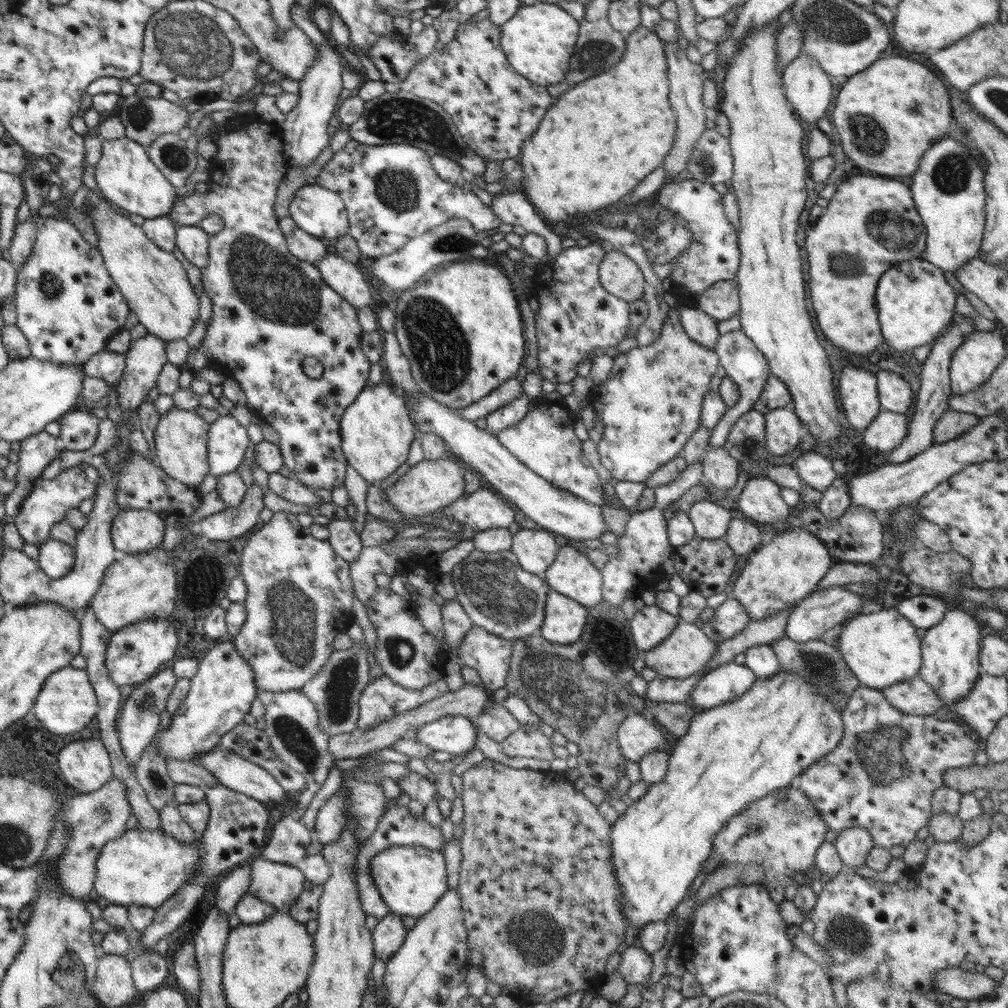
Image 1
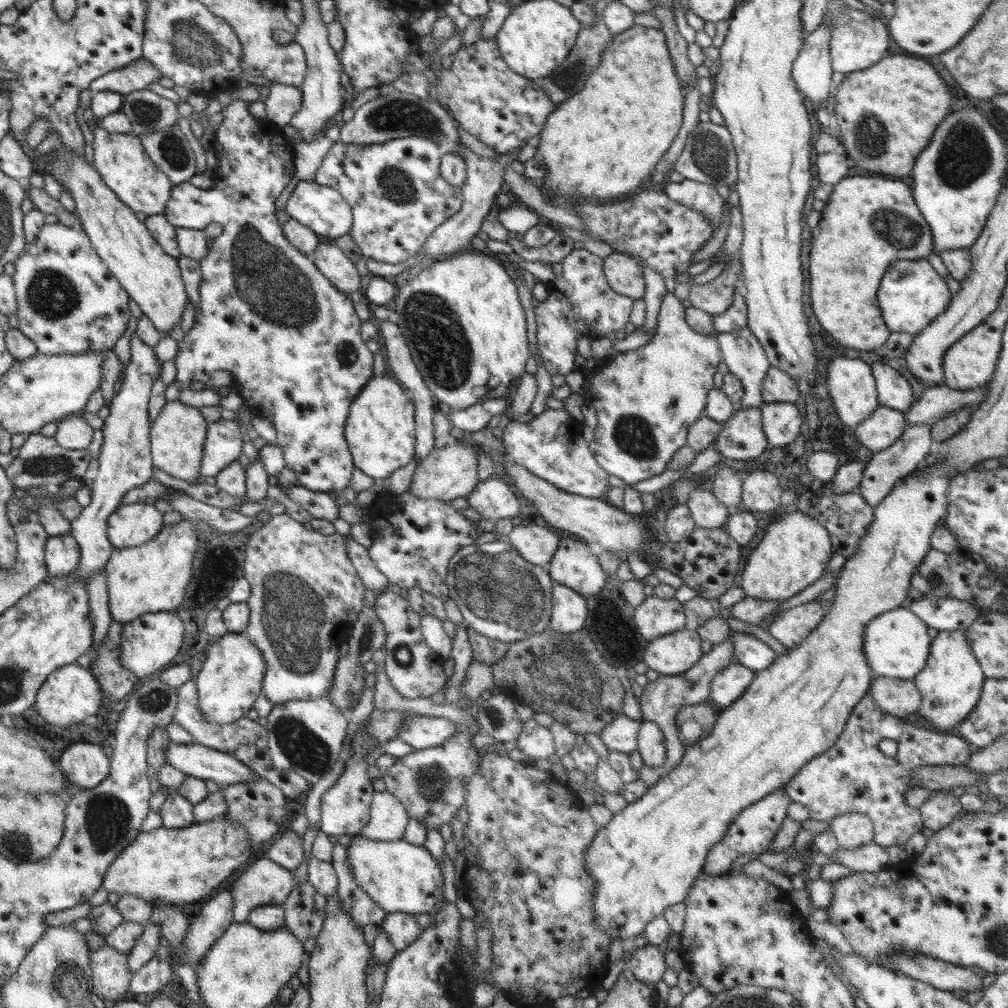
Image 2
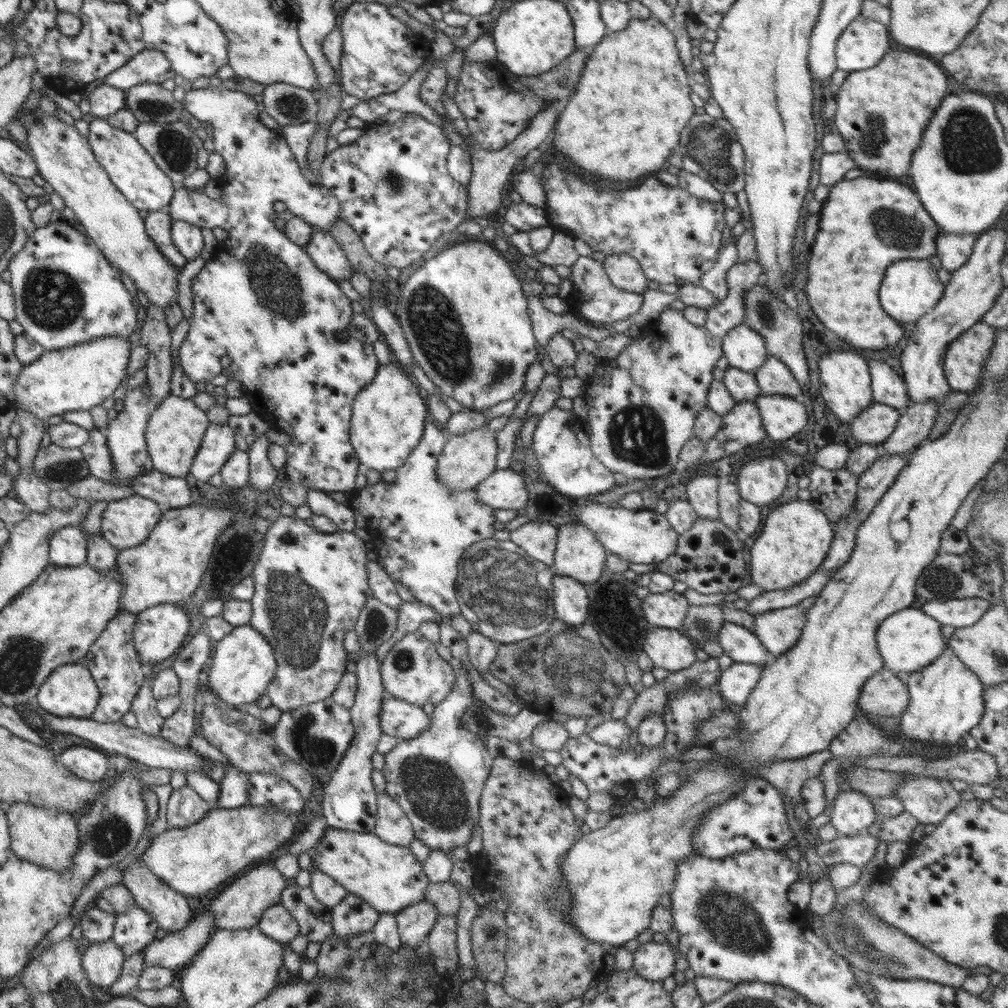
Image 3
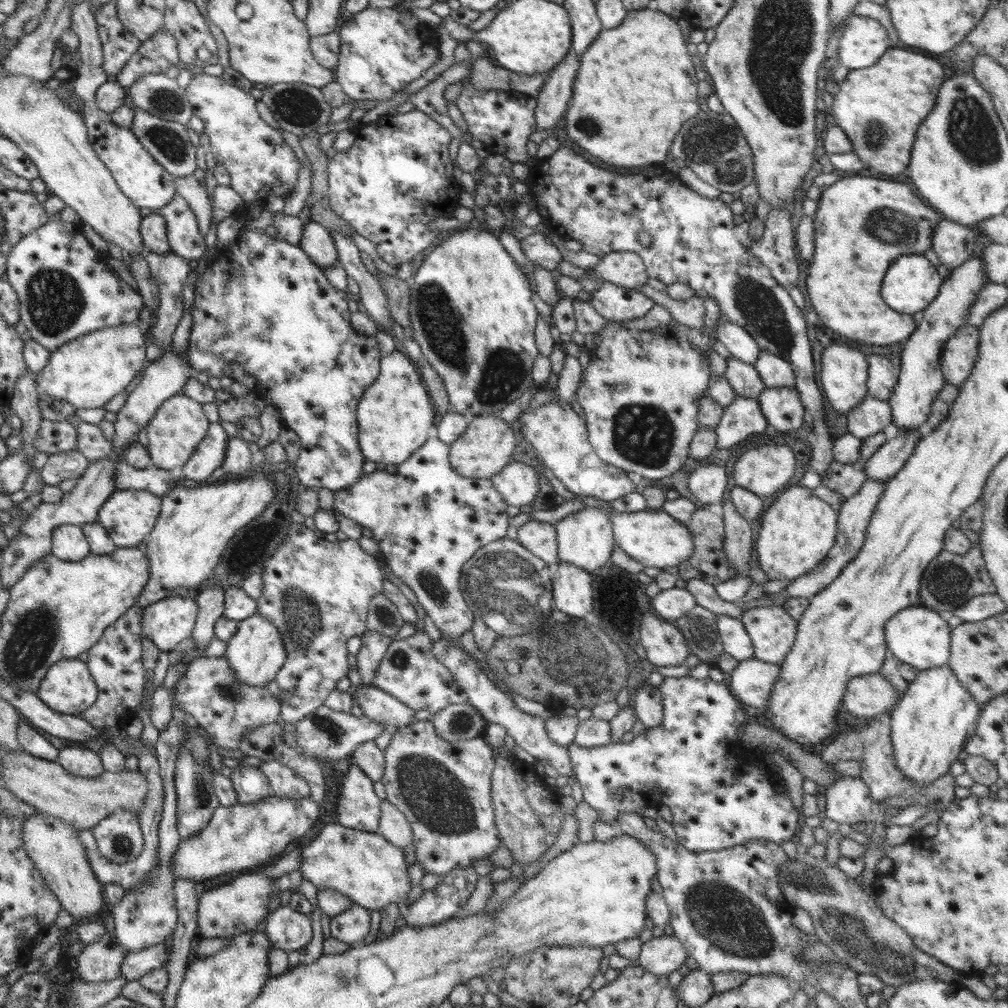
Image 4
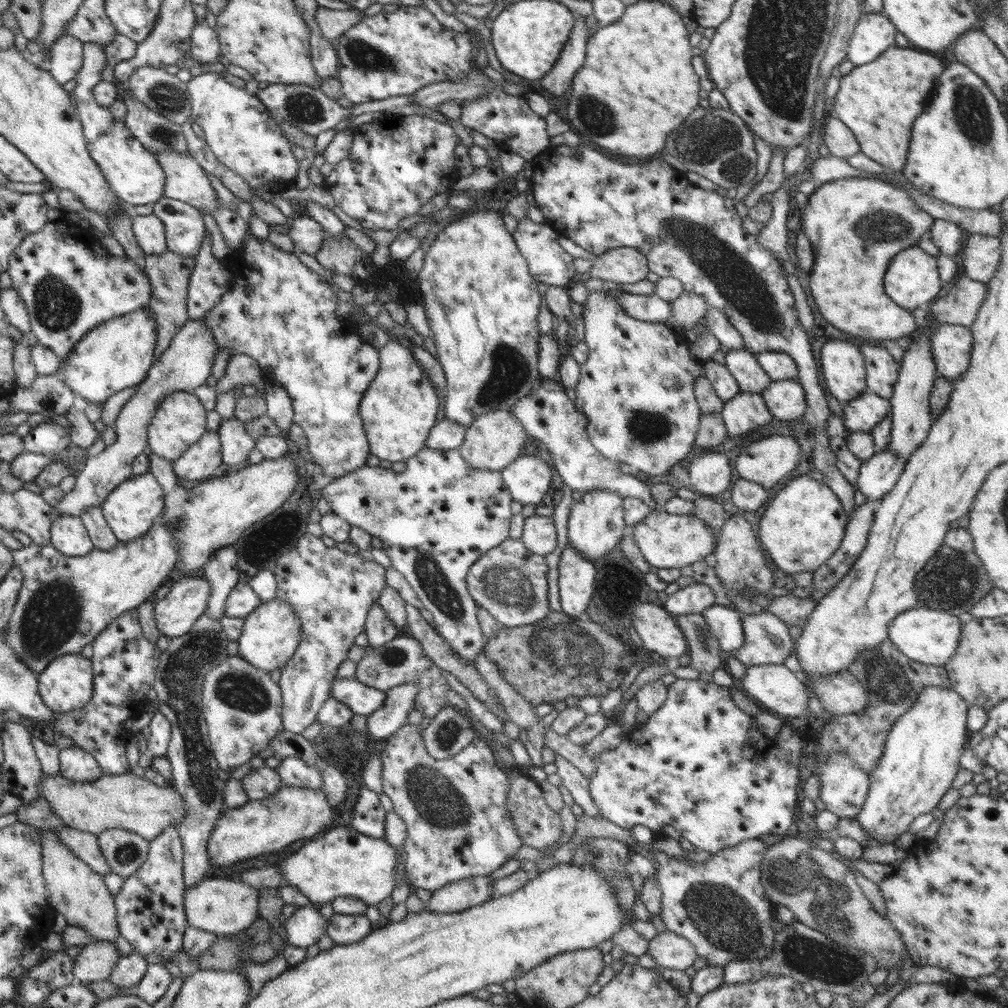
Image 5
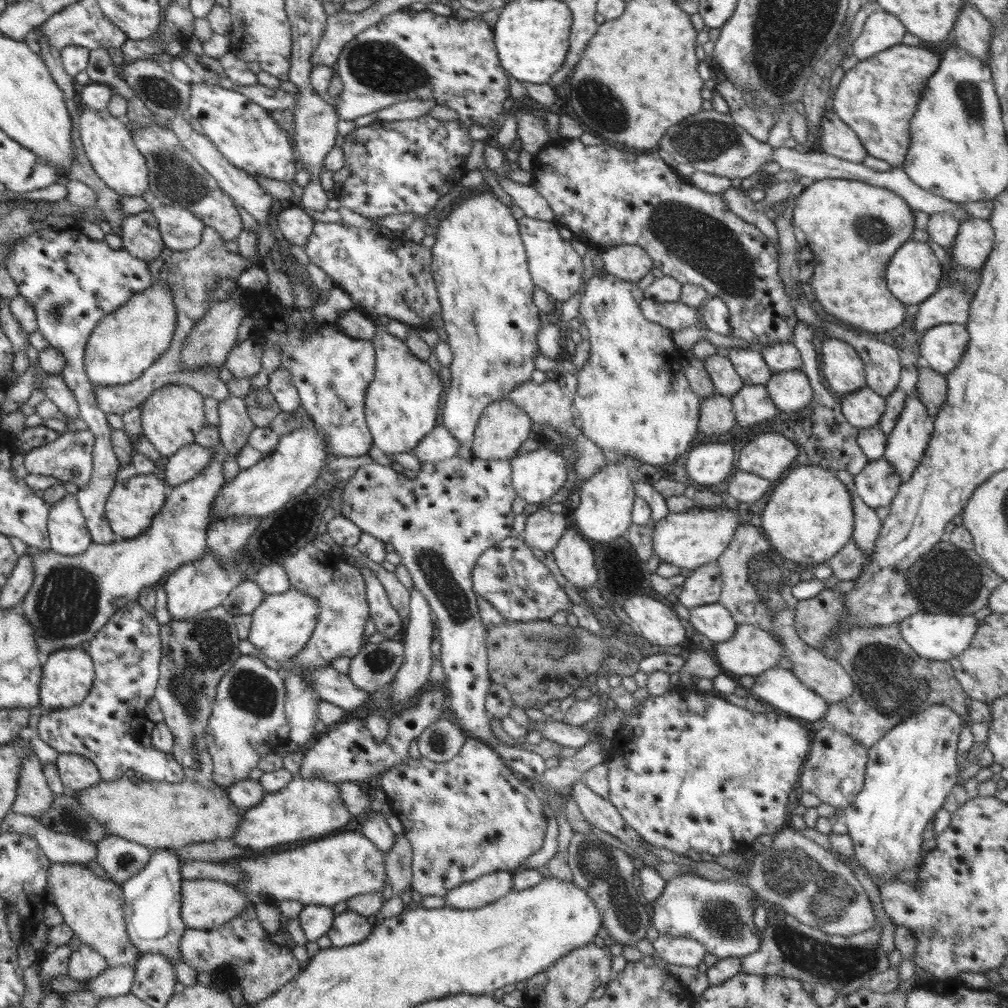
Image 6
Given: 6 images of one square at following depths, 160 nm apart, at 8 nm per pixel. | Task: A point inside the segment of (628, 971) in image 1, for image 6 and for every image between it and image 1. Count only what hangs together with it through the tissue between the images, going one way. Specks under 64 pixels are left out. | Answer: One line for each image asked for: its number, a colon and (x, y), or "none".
2: (648, 964)
3: (655, 961)
4: (662, 955)
5: (668, 950)
6: (680, 951)

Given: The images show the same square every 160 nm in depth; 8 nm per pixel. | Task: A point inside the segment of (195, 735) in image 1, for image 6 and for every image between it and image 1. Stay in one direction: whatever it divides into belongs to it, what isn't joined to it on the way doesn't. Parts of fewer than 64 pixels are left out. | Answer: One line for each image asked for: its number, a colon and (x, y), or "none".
2: (230, 681)
3: (244, 664)
4: (256, 653)
5: (271, 633)
6: (281, 626)

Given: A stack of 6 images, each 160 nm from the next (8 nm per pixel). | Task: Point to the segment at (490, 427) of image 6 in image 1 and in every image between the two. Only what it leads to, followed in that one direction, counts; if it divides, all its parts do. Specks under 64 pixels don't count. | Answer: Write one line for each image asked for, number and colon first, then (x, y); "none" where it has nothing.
1: (431, 485)
2: (450, 472)
3: (467, 459)
4: (485, 448)
5: (493, 441)

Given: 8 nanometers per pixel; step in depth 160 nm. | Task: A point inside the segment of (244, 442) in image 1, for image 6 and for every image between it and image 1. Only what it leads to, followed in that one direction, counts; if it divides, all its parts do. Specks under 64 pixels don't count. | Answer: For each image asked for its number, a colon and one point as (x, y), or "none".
2: (223, 445)
3: (219, 442)
4: (210, 453)
5: (198, 463)
6: (190, 460)

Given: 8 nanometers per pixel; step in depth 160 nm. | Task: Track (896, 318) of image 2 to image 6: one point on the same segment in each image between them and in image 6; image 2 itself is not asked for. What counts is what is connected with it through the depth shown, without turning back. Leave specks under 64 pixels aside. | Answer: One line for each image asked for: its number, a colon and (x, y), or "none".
3: (911, 287)
4: (911, 282)
5: (911, 280)
6: (913, 274)

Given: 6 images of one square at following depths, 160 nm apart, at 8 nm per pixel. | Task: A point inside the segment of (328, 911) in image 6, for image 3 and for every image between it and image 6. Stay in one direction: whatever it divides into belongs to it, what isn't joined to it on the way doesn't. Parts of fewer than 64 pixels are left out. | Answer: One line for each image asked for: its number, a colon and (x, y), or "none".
3: (276, 922)
4: (288, 930)
5: (306, 926)

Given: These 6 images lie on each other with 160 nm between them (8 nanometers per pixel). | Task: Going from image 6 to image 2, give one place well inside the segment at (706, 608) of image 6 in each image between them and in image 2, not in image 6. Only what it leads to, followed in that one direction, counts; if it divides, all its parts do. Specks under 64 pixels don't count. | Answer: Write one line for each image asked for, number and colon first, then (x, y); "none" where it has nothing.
2: (750, 651)
3: (741, 644)
4: (736, 641)
5: (726, 624)

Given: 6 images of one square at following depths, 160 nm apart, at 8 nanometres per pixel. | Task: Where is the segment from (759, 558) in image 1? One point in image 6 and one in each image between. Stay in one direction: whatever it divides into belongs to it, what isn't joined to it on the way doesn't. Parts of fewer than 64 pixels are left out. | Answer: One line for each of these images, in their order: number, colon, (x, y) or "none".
2: (793, 554)
3: (793, 544)
4: (799, 530)
5: (805, 523)
6: (808, 519)

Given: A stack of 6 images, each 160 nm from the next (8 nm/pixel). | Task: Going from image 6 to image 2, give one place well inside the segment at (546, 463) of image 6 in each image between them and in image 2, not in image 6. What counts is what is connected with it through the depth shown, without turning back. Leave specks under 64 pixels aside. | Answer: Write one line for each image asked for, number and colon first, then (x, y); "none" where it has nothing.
2: (494, 499)
3: (505, 489)
4: (518, 484)
5: (528, 478)

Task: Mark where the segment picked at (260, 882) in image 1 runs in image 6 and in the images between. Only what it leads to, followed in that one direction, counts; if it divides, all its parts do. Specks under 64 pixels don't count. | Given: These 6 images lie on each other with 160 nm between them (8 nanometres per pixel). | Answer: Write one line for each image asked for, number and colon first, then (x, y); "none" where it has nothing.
2: (264, 882)
3: (239, 906)
4: (228, 910)
5: (223, 907)
6: (205, 904)

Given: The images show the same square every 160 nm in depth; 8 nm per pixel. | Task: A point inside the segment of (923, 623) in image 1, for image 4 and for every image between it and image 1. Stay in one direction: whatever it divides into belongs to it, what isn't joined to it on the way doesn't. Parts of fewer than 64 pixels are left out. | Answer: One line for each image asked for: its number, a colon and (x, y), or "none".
2: (946, 614)
3: (964, 612)
4: (977, 609)

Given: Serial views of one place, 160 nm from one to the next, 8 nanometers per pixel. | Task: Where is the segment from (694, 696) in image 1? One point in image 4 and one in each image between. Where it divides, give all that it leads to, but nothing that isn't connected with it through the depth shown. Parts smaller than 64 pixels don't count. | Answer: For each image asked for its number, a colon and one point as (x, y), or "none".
2: (730, 684)
3: (736, 683)
4: (752, 681)

